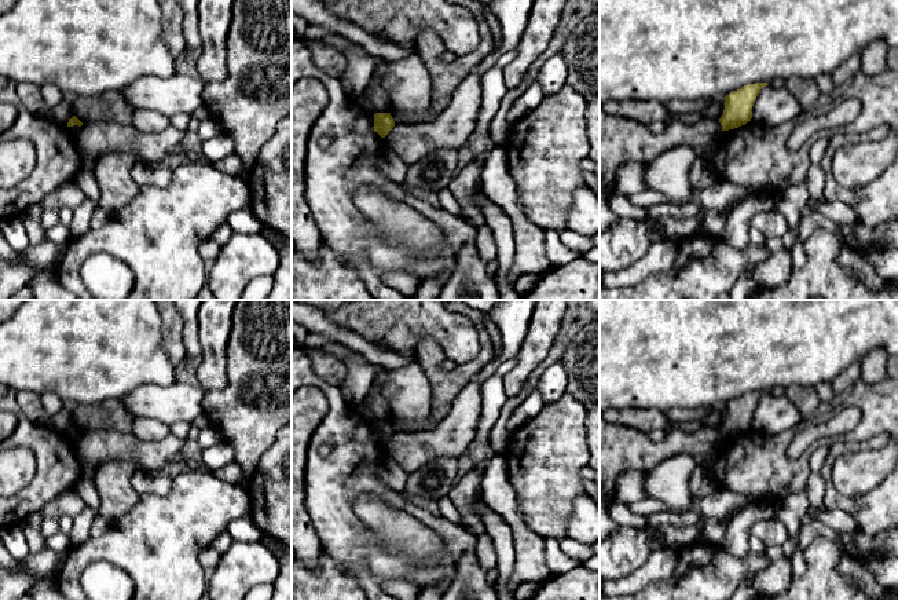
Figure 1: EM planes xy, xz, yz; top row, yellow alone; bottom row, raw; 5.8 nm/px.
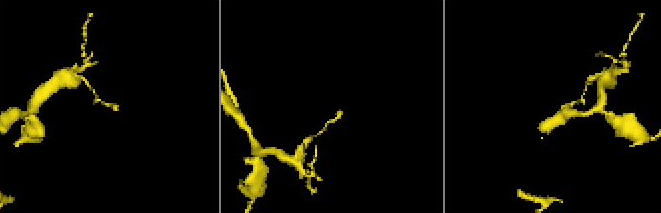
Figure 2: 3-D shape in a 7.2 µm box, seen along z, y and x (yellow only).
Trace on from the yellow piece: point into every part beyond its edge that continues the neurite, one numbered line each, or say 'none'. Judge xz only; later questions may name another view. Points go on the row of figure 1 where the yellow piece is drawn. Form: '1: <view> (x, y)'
none

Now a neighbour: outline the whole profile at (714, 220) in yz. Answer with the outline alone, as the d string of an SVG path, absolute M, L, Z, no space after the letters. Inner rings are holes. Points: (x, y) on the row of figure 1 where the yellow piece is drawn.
M707 209L704 211L703 217L707 234L712 237L722 237L729 217L725 209Z

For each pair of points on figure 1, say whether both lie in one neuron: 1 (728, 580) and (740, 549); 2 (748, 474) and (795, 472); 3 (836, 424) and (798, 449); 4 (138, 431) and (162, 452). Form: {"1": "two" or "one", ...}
{"1": "two", "2": "one", "3": "one", "4": "two"}

